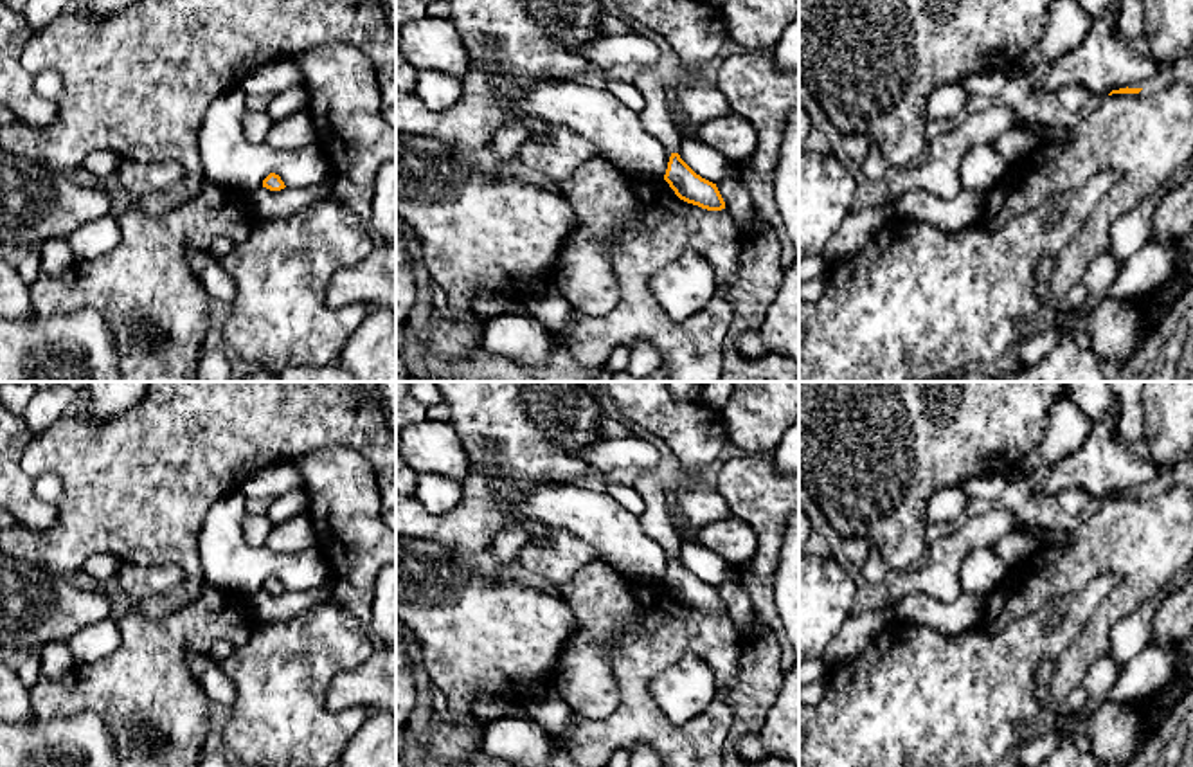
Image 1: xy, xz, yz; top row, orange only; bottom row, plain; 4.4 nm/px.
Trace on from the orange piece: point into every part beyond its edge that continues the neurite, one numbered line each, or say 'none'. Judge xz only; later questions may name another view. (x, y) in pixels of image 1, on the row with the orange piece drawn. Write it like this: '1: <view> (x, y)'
1: xz (657, 119)

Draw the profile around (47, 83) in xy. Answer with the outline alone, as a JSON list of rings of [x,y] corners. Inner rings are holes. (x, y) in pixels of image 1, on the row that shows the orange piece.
[[[41,70],[34,76],[34,90],[52,103],[59,103],[63,97],[63,79],[56,70]]]

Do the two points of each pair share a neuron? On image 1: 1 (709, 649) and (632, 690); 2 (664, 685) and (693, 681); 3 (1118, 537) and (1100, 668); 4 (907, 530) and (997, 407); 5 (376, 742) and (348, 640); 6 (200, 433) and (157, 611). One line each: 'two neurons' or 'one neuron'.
1: one neuron
2: one neuron
3: two neurons
4: one neuron
5: two neurons
6: one neuron

